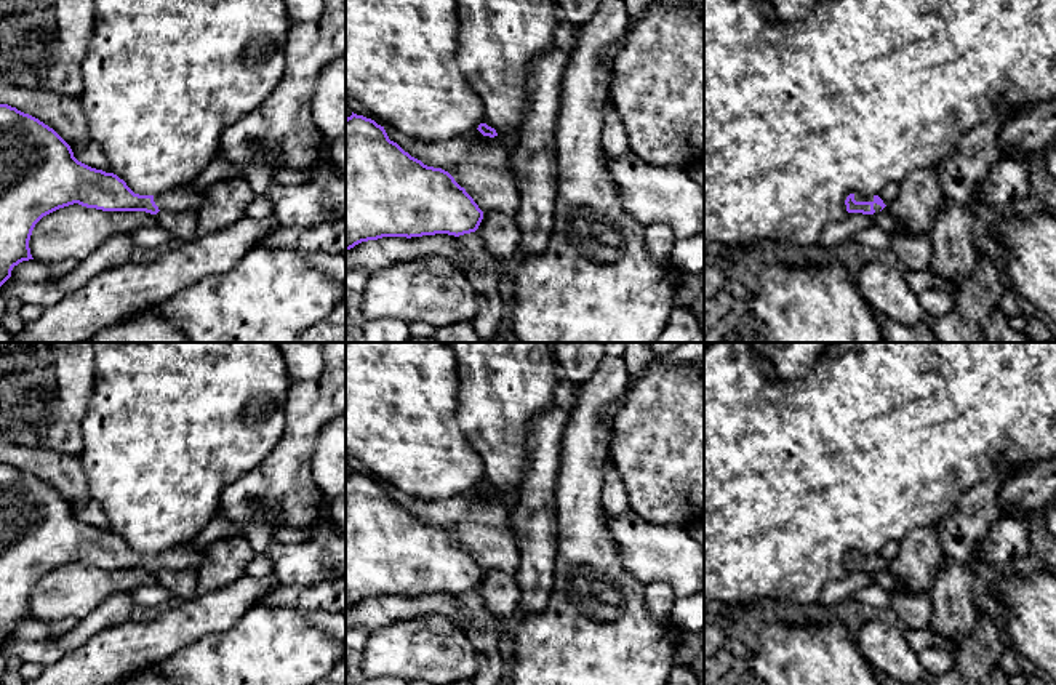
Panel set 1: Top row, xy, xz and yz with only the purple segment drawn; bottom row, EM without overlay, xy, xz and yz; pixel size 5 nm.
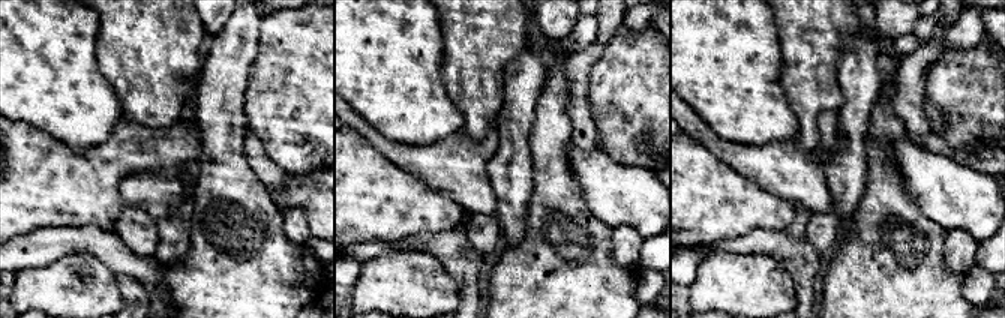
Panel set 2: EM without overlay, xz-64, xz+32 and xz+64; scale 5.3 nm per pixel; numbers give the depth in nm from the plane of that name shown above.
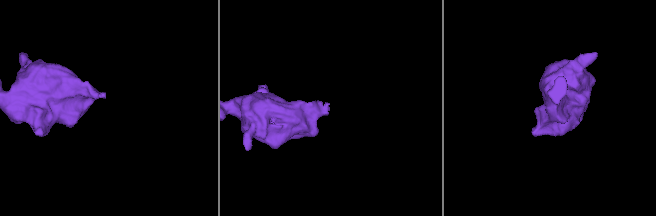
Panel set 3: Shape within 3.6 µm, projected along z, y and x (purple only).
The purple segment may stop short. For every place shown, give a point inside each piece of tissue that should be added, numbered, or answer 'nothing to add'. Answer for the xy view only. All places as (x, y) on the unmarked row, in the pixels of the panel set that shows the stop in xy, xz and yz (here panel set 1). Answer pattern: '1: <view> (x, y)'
1: xy (184, 556)

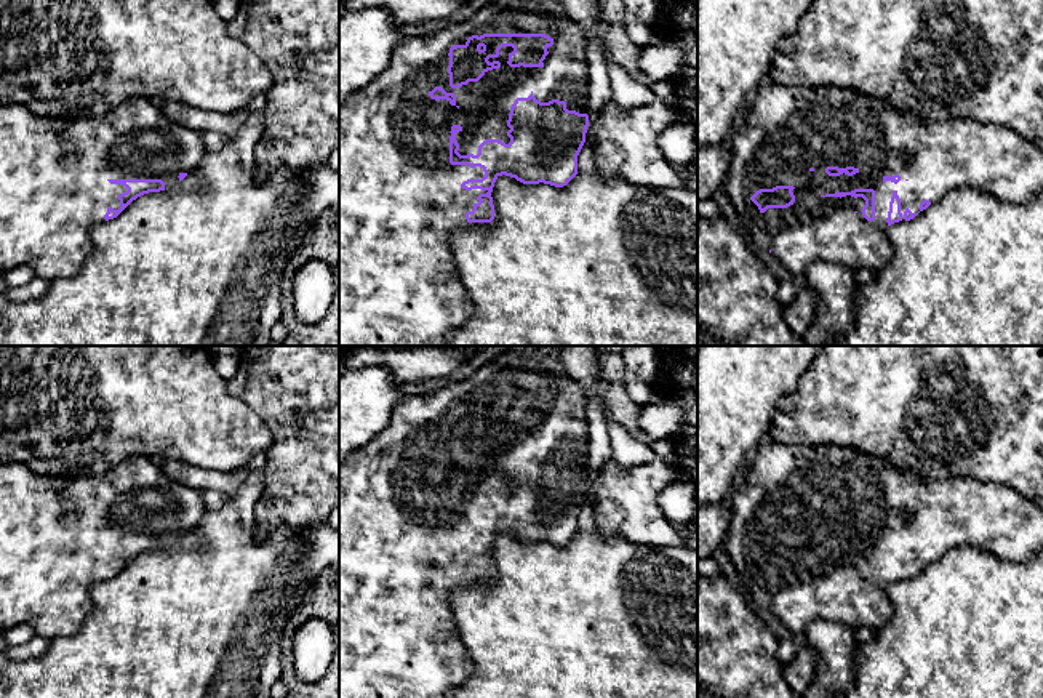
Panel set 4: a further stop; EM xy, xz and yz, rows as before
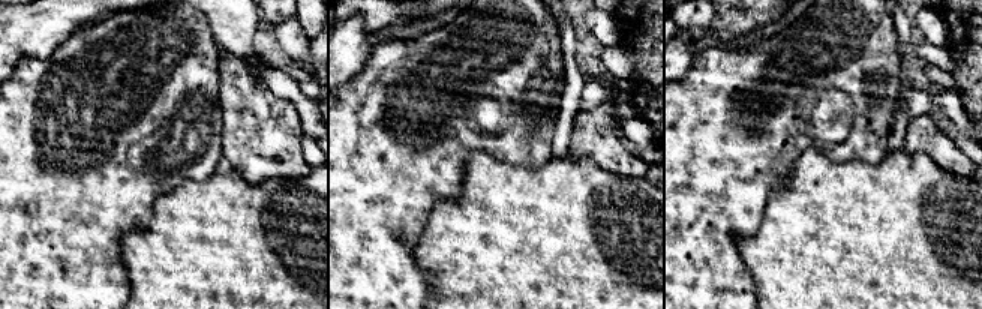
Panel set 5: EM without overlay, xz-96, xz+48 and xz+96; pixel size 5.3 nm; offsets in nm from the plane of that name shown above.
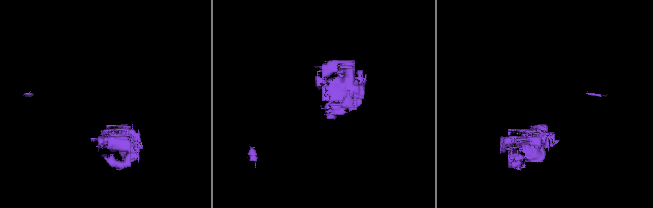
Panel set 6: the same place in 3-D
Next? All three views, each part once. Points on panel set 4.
1: xz (400, 557)

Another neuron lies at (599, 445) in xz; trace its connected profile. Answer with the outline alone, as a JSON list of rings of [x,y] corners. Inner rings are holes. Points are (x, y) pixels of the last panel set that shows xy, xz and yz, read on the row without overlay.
[[[597,397],[585,399],[585,419],[589,431],[589,442],[587,442],[589,451],[585,464],[589,474],[589,485],[585,491],[585,501],[577,514],[577,530],[590,533],[595,532],[592,480],[611,458],[609,432],[606,427],[606,419],[603,415],[601,403]]]

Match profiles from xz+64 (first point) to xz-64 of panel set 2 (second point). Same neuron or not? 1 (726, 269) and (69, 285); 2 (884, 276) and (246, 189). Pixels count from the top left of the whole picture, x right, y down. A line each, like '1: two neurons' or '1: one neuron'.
1: one neuron
2: one neuron

